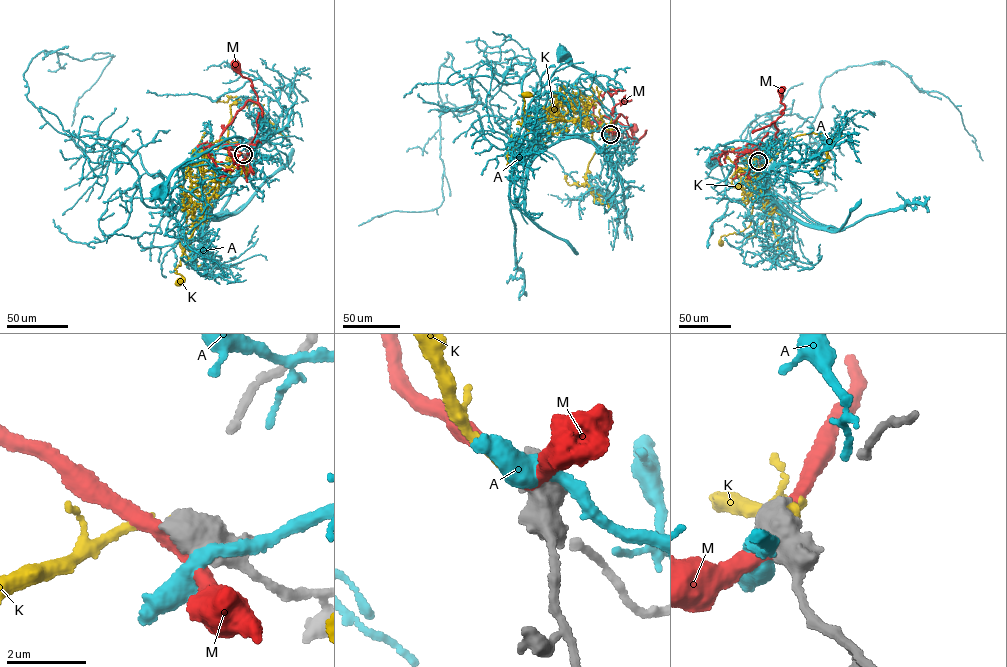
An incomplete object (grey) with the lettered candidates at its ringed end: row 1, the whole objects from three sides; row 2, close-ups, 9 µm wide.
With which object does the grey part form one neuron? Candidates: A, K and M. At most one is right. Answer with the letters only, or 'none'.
K

